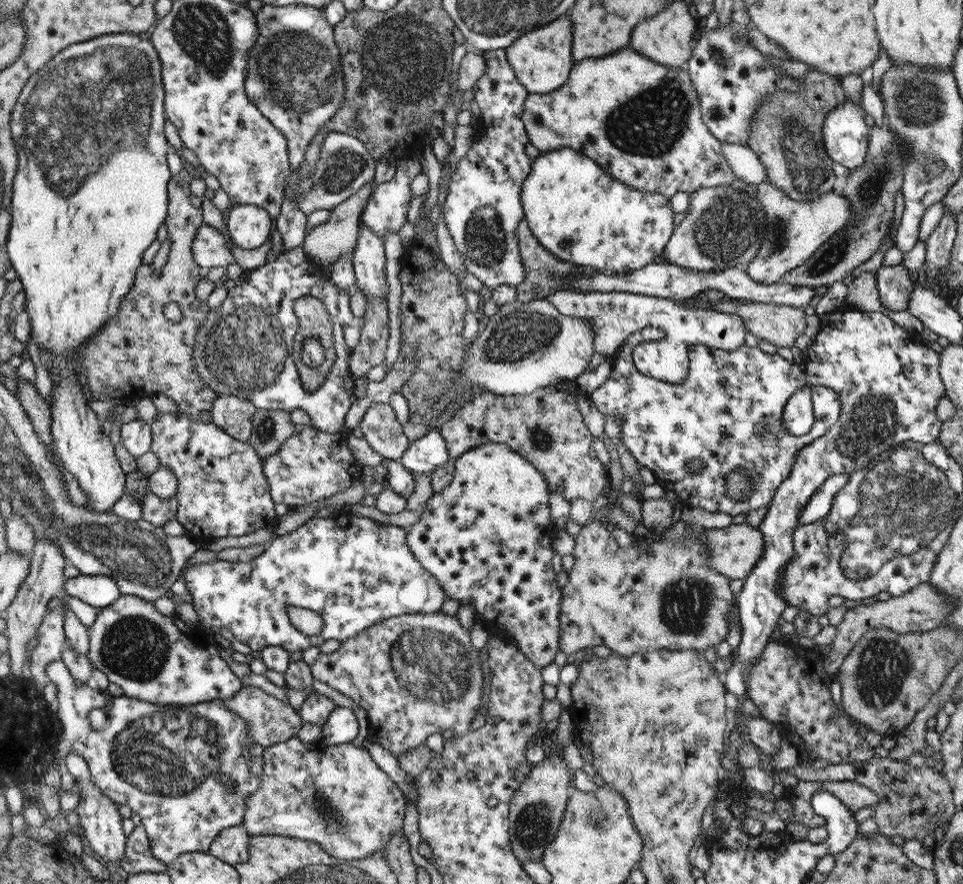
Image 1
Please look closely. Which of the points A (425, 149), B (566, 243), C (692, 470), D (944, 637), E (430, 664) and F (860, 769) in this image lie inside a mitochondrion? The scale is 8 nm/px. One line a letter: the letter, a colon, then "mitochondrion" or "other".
A: other
B: other
C: other
D: other
E: mitochondrion
F: other

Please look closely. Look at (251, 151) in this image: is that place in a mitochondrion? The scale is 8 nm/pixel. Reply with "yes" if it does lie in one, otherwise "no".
no

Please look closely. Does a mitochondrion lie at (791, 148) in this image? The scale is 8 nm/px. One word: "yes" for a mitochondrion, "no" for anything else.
yes

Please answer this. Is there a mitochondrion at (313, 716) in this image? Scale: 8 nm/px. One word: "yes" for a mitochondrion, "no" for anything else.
no

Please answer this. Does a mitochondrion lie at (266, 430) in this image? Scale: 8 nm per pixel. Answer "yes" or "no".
yes

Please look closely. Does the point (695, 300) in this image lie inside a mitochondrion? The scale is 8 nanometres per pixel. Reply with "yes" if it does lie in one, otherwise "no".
no

